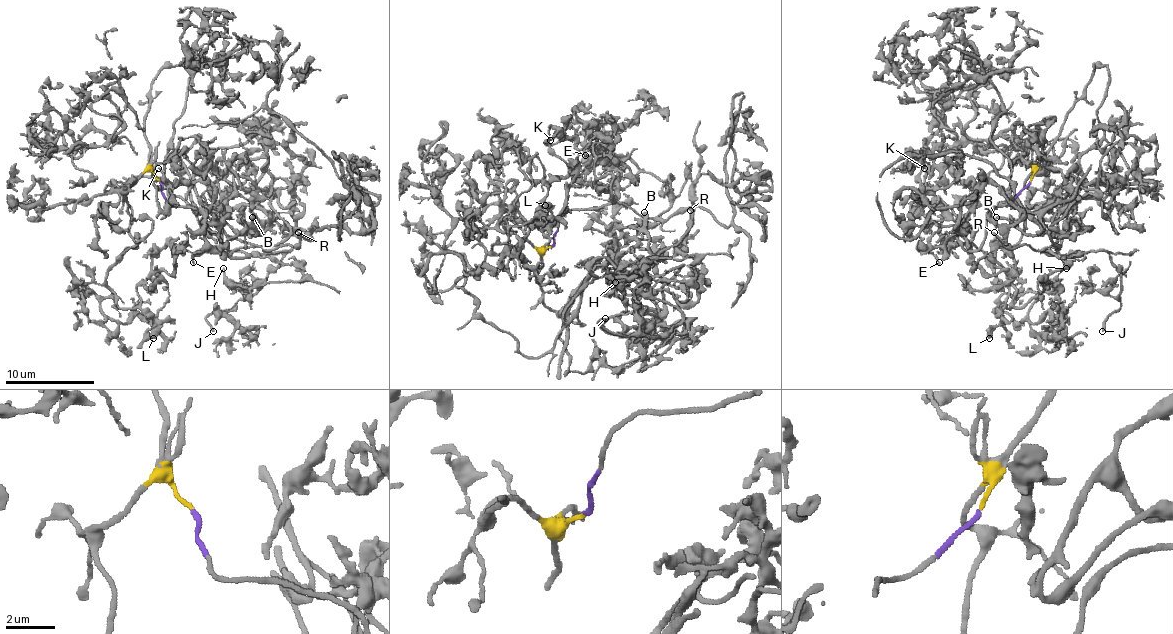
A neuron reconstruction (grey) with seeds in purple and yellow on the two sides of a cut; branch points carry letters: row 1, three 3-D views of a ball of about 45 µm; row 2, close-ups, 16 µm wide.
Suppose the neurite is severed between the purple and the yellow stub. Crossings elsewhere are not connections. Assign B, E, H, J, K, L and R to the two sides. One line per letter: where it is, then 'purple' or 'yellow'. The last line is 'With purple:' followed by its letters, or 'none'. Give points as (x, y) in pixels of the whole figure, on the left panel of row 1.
B: at (252, 217); yellow
E: at (193, 262); purple
H: at (223, 268); yellow
J: at (213, 331); yellow
K: at (158, 168); purple
L: at (153, 338); yellow
R: at (298, 232); yellow
With purple: E, K

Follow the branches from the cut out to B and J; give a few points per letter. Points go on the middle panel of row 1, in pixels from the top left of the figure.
B: (553, 247), (537, 276), (546, 305), (584, 325), (564, 305), (597, 265), (635, 273), (644, 211)
J: (553, 247), (537, 282), (584, 325), (566, 320), (610, 269), (681, 313), (659, 336), (606, 318)

